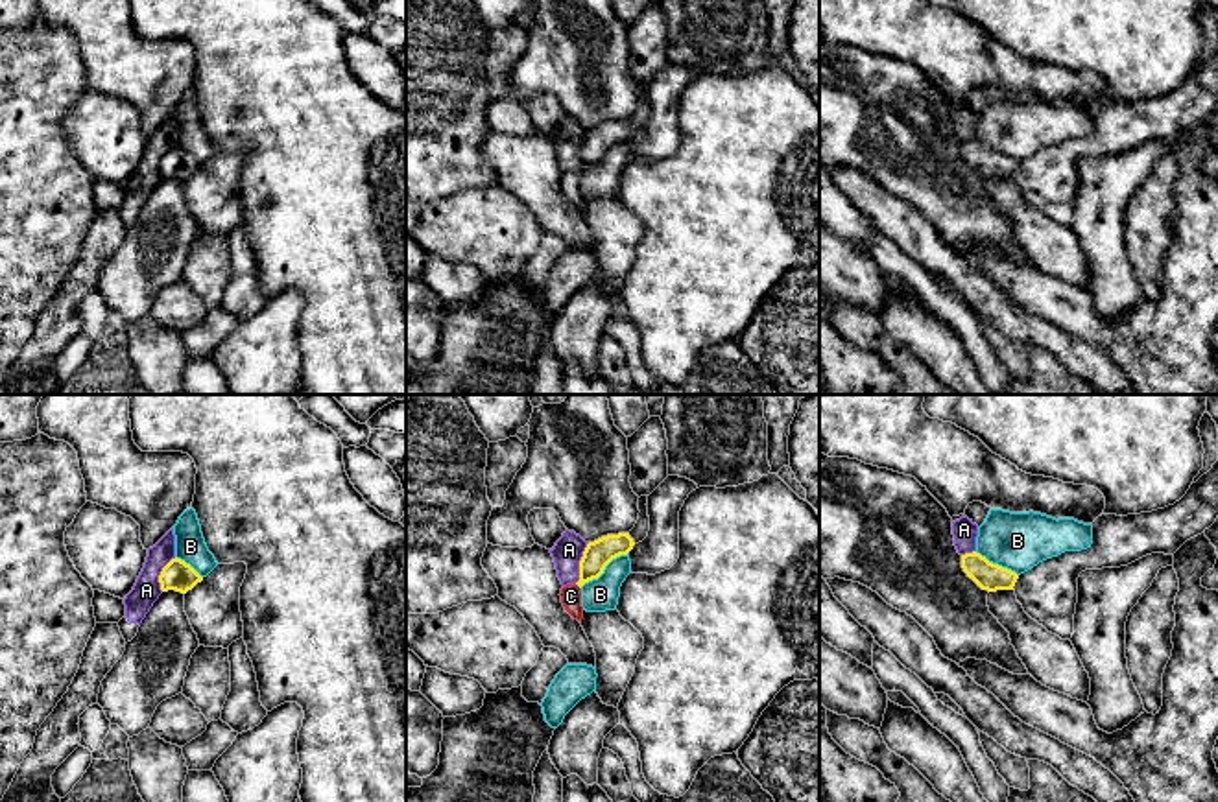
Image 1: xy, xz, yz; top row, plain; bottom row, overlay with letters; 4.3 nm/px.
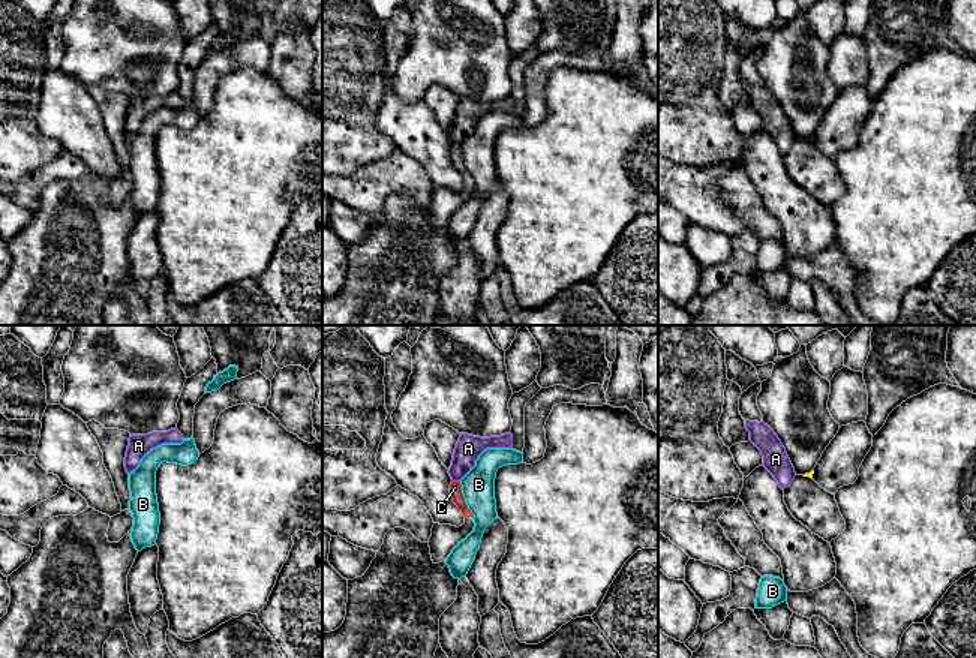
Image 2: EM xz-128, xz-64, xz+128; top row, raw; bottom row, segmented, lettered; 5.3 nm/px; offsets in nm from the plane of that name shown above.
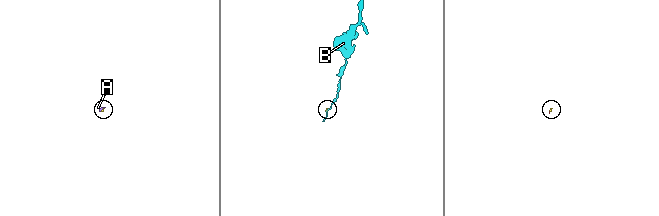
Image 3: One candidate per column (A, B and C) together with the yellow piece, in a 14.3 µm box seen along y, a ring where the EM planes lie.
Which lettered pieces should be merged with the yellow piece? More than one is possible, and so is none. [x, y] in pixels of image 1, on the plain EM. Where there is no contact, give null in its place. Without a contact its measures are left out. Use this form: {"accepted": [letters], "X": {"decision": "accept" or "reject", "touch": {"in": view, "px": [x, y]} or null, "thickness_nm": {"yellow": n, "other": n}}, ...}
{"accepted": ["C"], "A": {"decision": "reject", "touch": {"in": "xz", "px": [580, 150]}, "thickness_nm": {"yellow": 120, "other": 130}}, "B": {"decision": "reject", "touch": {"in": "xz", "px": [604, 155]}, "thickness_nm": {"yellow": 120, "other": 150}}, "C": {"decision": "accept", "touch": {"in": "xz", "px": [578, 172]}, "thickness_nm": {"yellow": 120, "other": 100}}}

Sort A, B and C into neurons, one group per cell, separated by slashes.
A / B / C

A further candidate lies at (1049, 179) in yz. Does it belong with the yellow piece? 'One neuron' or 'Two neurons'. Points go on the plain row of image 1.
Two neurons

